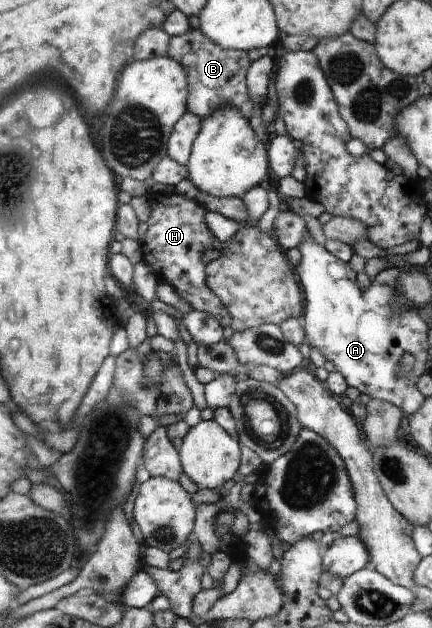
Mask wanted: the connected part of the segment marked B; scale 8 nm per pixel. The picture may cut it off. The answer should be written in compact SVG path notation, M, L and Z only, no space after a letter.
M199 29L187 31L185 34L170 37L166 56L182 64L188 74L187 110L206 119L219 107L233 107L239 109L246 118L254 114L254 104L246 85L247 74L252 62L248 52L226 49L215 44Z

